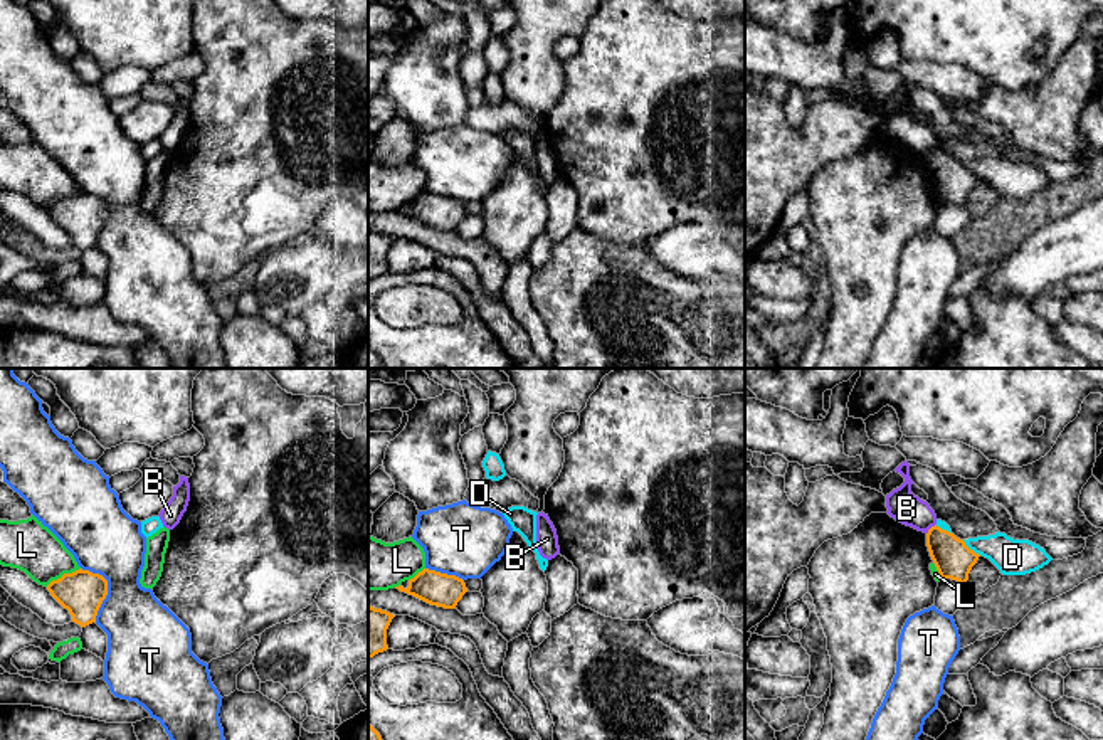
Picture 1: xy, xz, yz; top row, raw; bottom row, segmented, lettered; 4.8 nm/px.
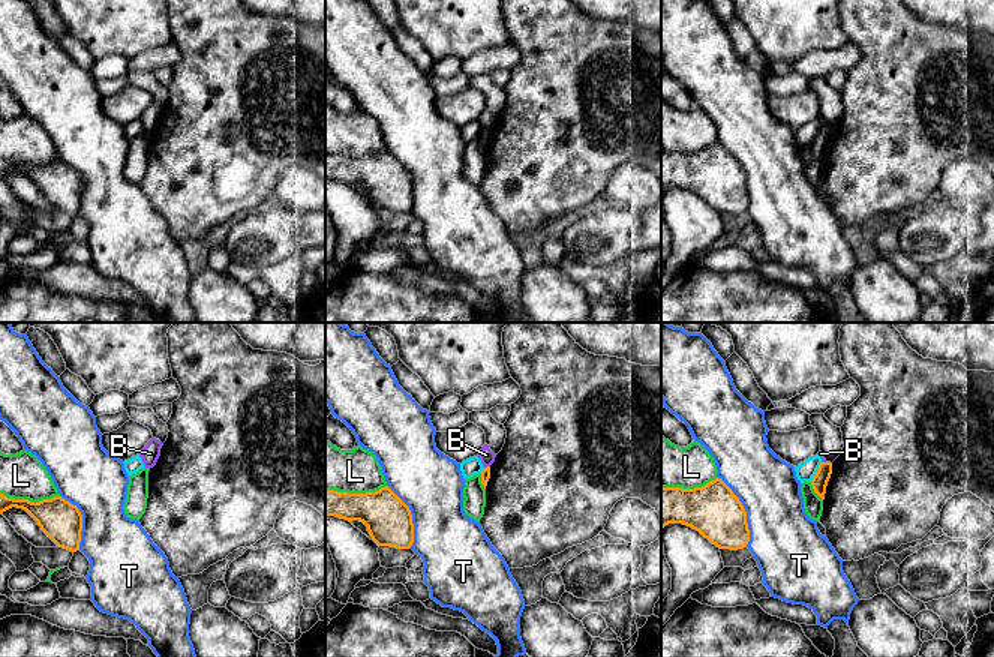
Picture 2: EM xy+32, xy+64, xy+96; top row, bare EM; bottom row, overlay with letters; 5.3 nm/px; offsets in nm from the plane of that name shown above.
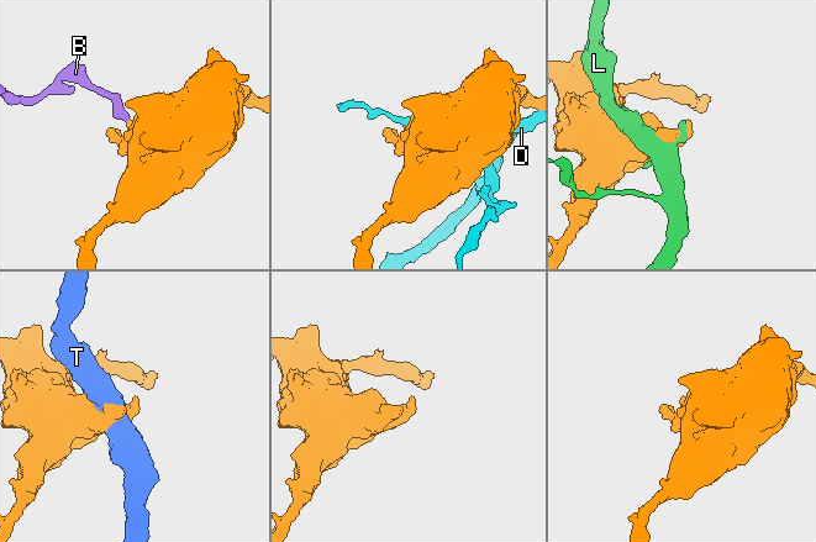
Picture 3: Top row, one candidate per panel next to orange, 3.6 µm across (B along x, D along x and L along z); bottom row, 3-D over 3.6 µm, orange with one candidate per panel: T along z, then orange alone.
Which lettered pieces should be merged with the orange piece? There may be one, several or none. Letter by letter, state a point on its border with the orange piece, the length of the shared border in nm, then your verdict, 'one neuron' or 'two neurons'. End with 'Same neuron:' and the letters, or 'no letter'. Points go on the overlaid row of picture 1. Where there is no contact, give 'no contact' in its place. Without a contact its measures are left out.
B: contact yz (930, 528); length 70 nm; two neurons
D: contact yz (969, 549); length 120 nm; two neurons
L: contact xy (64, 574); length 190 nm; two neurons
T: contact xy (106, 589); length 280 nm; two neurons
Same neuron: no letter

